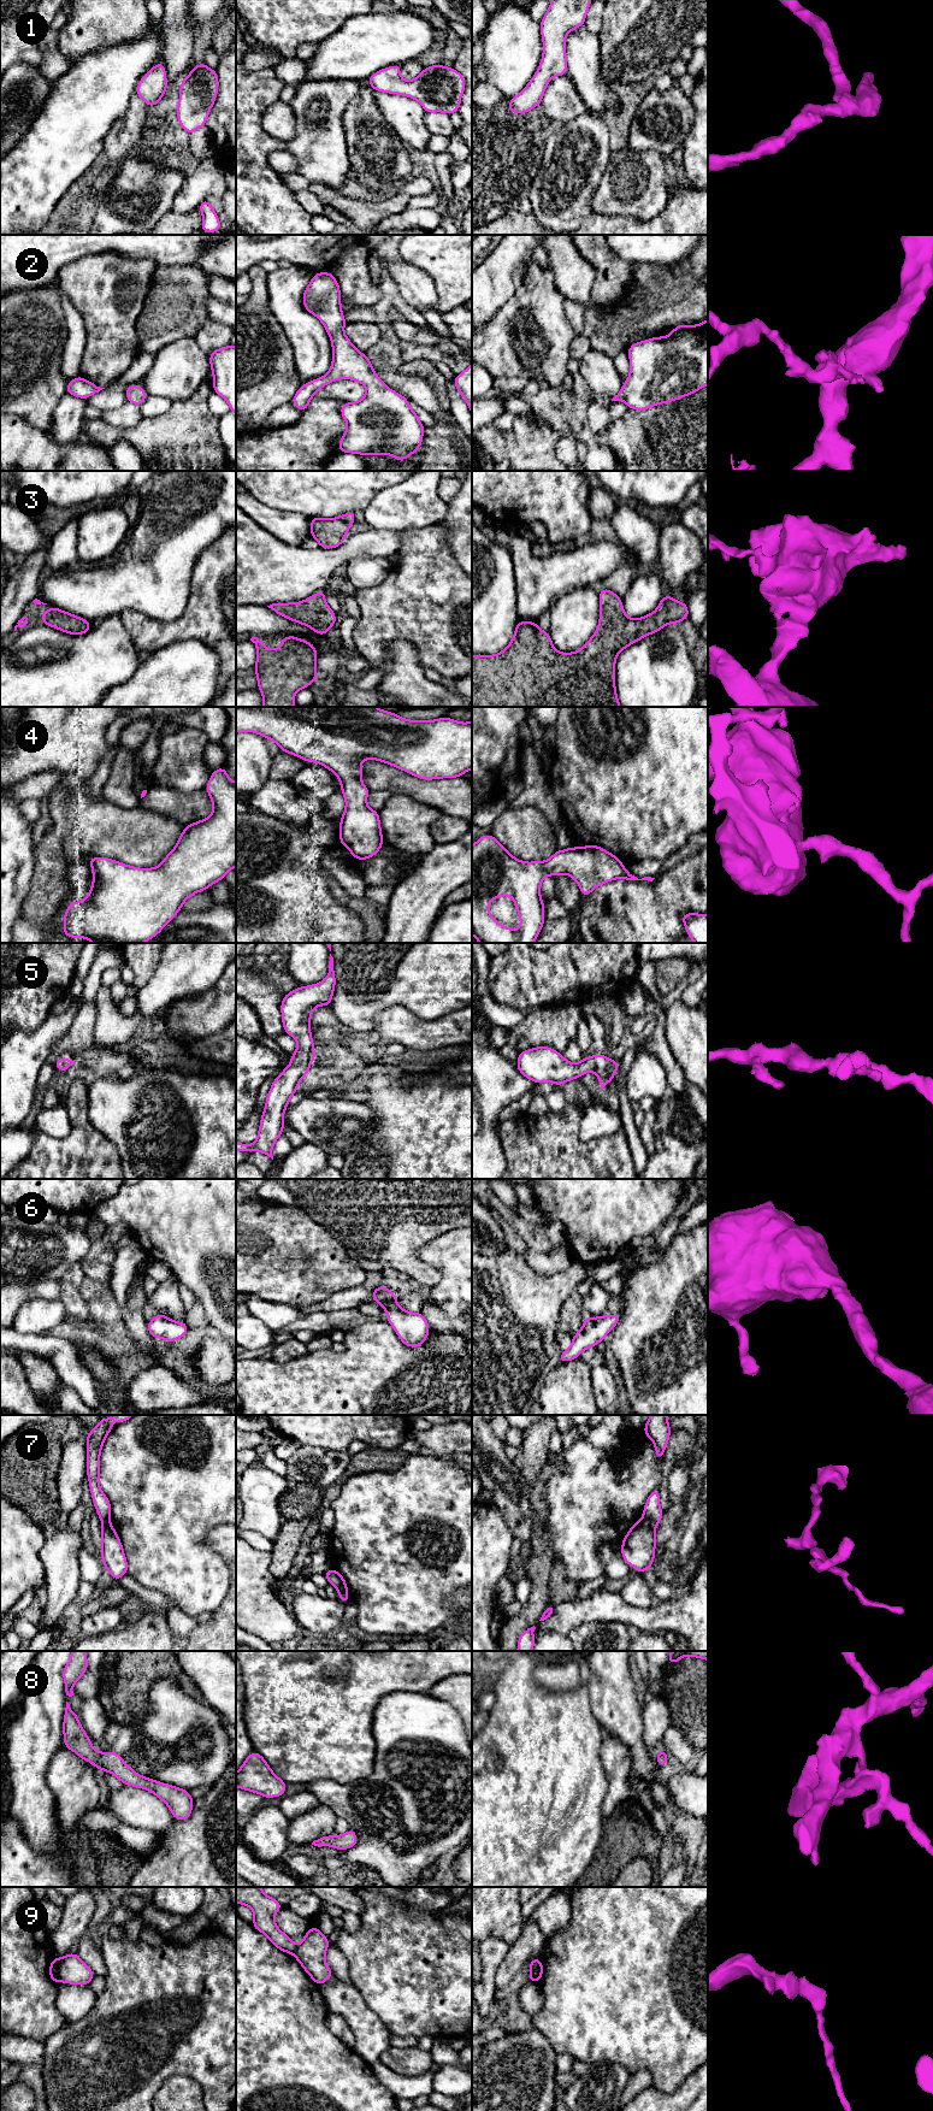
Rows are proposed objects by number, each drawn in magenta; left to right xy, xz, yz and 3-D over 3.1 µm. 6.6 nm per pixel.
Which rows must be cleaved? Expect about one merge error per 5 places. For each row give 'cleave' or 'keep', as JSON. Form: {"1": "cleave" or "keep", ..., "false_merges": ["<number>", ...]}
{"1": "keep", "2": "keep", "3": "keep", "4": "keep", "5": "keep", "6": "keep", "7": "cleave", "8": "keep", "9": "cleave", "false_merges": ["7", "9"]}

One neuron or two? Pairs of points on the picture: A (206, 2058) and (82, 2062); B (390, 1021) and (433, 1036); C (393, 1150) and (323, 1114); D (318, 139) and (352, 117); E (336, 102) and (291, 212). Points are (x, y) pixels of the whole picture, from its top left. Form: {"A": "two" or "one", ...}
{"A": "one", "B": "one", "C": "two", "D": "two", "E": "two"}

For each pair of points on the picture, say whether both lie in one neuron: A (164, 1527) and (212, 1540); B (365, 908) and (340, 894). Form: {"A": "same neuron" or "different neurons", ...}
{"A": "different neurons", "B": "same neuron"}

